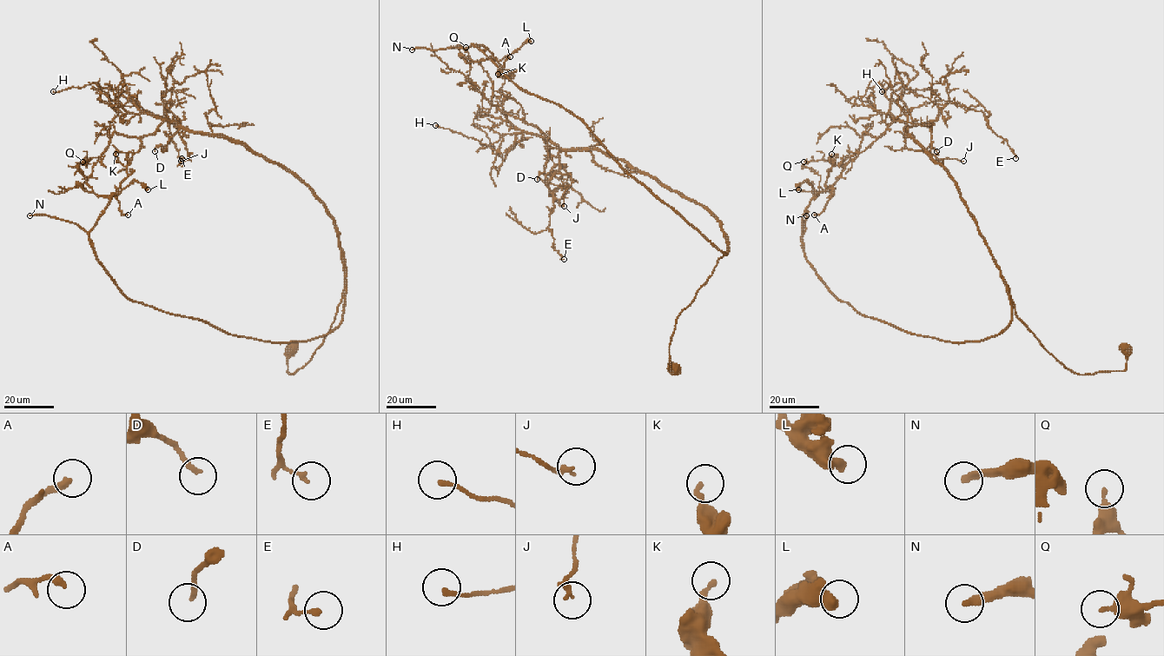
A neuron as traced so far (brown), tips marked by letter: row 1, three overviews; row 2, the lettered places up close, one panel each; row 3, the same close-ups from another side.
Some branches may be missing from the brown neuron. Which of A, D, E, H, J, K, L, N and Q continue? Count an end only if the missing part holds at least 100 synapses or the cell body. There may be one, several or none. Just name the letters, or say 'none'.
N

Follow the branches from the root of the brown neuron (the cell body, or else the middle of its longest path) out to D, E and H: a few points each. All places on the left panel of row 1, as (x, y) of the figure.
D: (290, 349), (293, 374), (342, 298), (345, 259), (324, 204), (221, 135), (180, 129), (155, 151)
E: (290, 349), (293, 374), (342, 298), (333, 218), (281, 167), (178, 129), (168, 102), (181, 158)
H: (290, 349), (293, 374), (345, 283), (318, 196), (240, 142), (142, 113), (113, 88), (53, 91)

